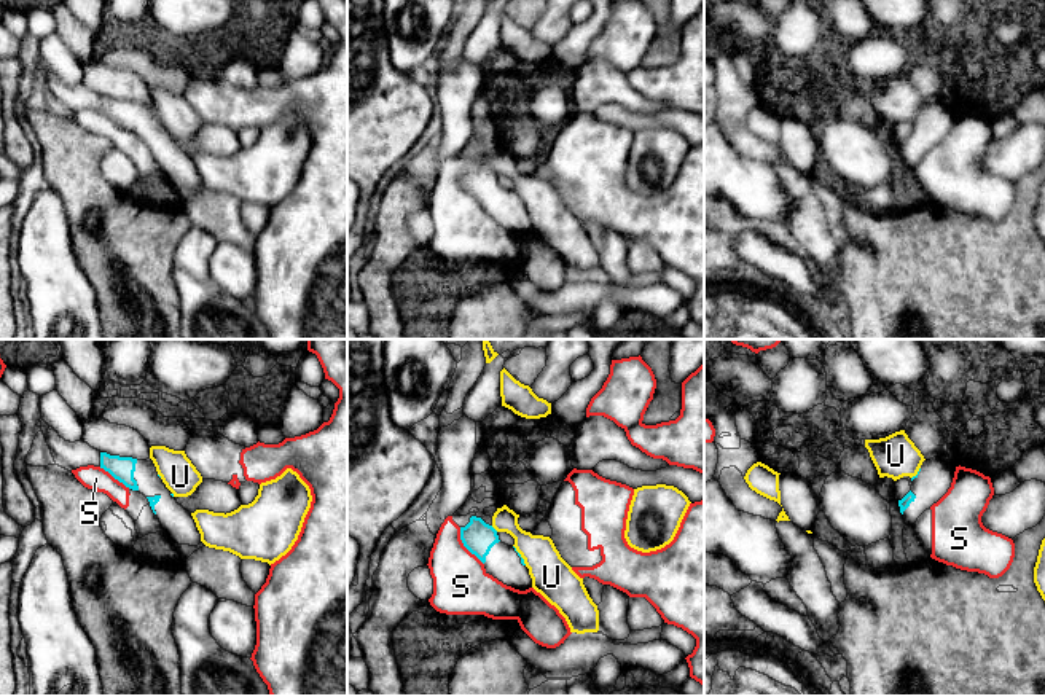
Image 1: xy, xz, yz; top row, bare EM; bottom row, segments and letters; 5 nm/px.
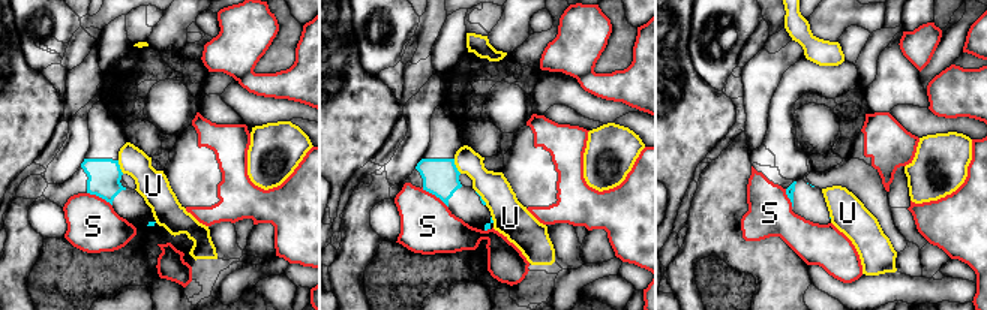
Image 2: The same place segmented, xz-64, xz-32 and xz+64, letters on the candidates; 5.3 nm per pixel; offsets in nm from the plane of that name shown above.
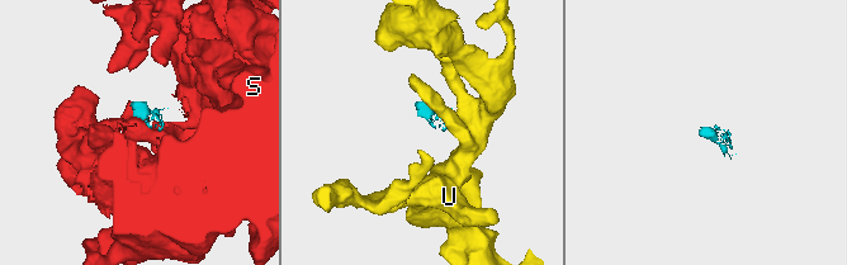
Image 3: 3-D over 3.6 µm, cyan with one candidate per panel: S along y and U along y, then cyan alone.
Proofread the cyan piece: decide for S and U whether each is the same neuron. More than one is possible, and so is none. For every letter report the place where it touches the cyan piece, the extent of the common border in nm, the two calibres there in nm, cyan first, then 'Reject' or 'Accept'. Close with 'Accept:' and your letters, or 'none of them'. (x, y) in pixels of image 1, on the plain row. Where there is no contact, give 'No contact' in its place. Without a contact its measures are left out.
S: Touches cyan at xz (465, 190). Shared border 220 nm. Thickness 160 nm (cyan) against 280 nm. Reject
U: Touches cyan at xz (493, 171). Shared border 50 nm. Thickness 160 nm (cyan) against 160 nm. Reject
Accept: none of them

